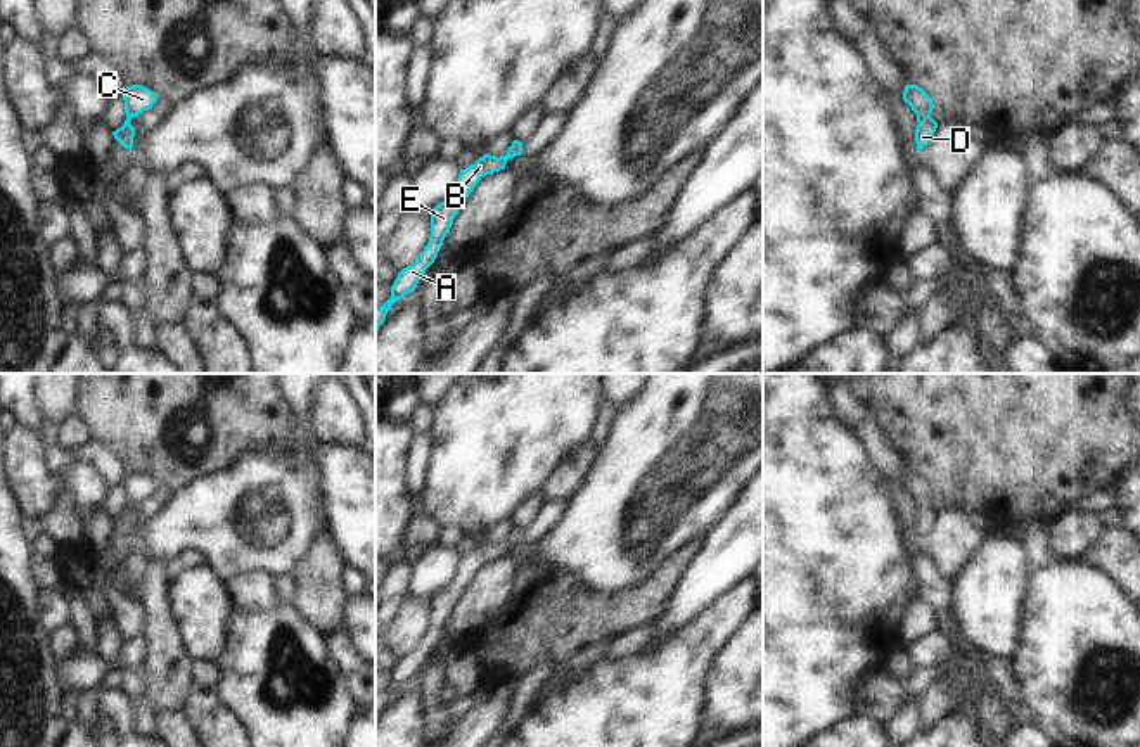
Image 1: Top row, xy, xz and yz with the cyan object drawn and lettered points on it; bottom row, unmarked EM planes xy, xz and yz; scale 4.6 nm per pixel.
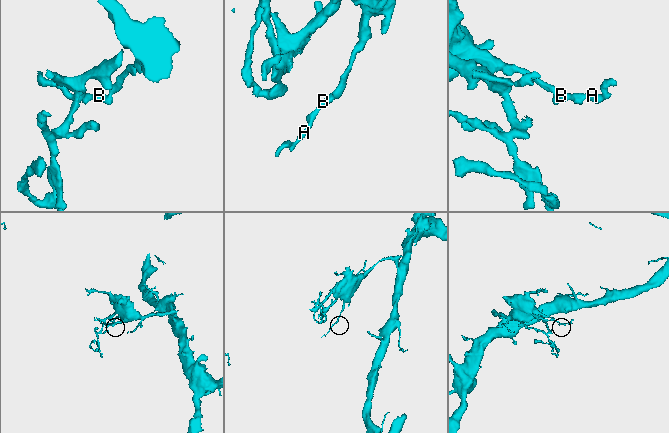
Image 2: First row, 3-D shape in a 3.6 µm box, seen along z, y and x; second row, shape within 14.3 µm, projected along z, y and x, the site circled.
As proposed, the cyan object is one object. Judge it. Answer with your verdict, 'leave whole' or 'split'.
leave whole

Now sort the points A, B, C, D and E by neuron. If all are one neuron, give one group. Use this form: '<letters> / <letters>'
A B C D E

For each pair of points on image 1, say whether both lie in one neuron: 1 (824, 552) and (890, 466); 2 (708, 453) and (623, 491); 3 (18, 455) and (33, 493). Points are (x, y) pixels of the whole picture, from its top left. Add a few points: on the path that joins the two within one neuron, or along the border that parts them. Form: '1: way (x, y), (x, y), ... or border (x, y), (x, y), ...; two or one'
1: border (858, 441), (865, 457), (890, 479); two
2: way (687, 453), (644, 491); one
3: way (25, 464), (32, 485); one

